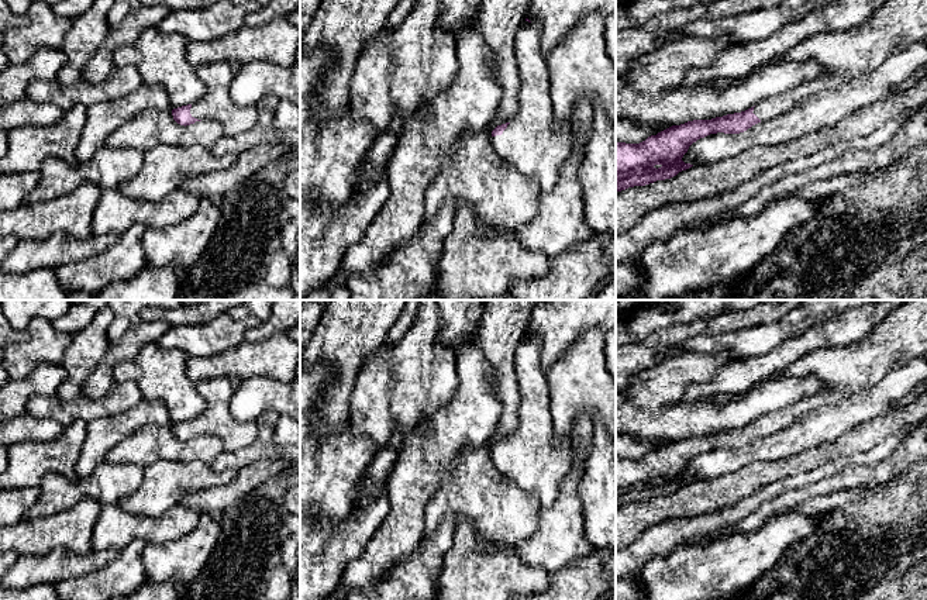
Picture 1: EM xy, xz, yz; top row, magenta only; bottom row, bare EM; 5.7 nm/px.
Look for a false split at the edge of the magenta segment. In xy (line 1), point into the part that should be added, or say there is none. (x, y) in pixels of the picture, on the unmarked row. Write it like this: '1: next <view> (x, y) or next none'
1: next xy (217, 420)

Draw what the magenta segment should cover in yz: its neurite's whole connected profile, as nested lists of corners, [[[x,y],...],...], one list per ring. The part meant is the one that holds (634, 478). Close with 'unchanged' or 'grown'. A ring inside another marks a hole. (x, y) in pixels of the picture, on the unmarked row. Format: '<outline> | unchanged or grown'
[[[909,300],[861,341],[811,351],[771,377],[817,376],[824,390],[771,411],[741,428],[672,441],[640,459],[616,458],[616,508],[676,492],[693,480],[682,476],[689,462],[710,449],[740,449],[792,425],[809,413],[868,390],[893,369],[927,354],[927,300]]] | grown

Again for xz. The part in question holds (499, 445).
[[[528,334],[516,351],[516,377],[518,382],[518,427],[506,439],[492,446],[496,469],[509,477],[518,489],[531,493],[538,506],[549,507],[558,496],[558,487],[572,468],[572,445],[569,439],[554,441],[552,415],[549,411],[548,380],[542,372],[541,344]]] | grown

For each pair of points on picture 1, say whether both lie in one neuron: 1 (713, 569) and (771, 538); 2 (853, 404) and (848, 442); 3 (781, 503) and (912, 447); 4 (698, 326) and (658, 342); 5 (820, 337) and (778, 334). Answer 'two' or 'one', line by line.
1: one
2: two
3: one
4: one
5: two

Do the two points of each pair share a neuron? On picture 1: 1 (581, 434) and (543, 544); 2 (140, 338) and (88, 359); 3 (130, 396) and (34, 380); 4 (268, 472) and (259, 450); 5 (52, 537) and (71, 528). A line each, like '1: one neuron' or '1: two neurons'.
1: one neuron
2: two neurons
3: two neurons
4: two neurons
5: one neuron

